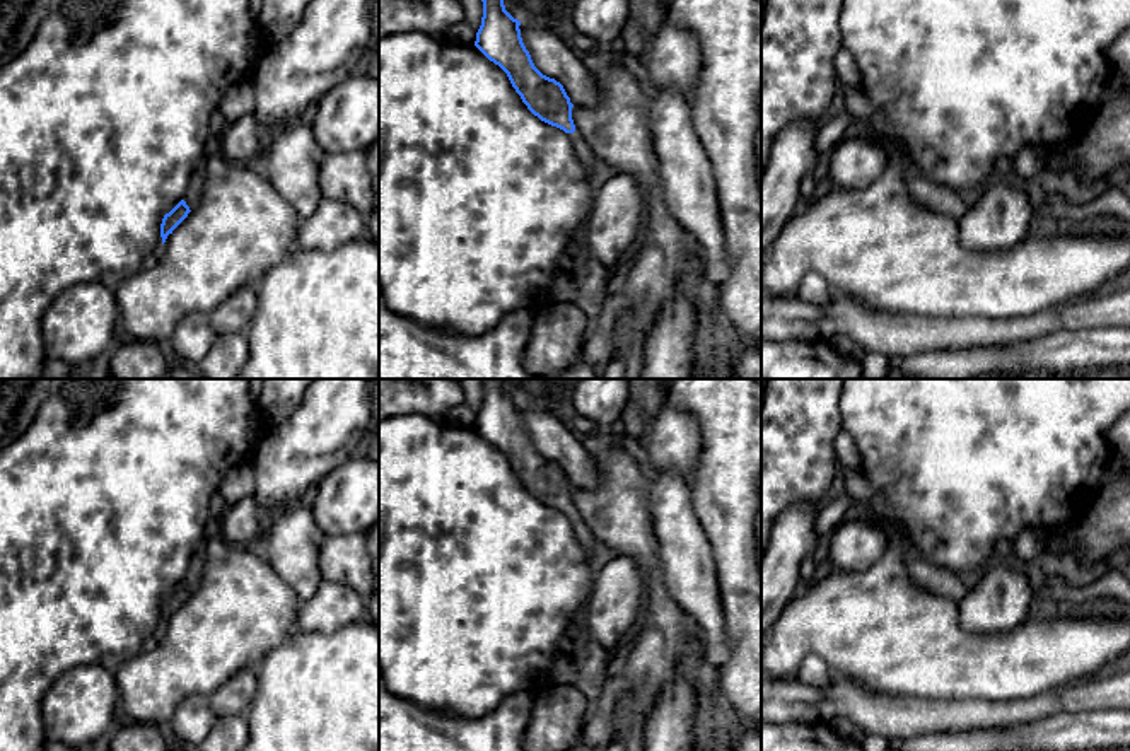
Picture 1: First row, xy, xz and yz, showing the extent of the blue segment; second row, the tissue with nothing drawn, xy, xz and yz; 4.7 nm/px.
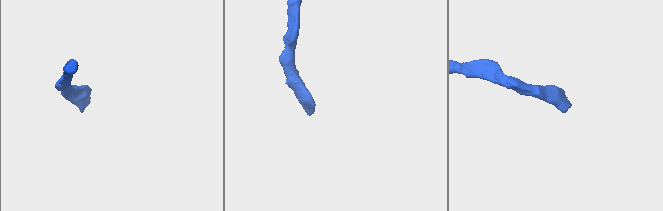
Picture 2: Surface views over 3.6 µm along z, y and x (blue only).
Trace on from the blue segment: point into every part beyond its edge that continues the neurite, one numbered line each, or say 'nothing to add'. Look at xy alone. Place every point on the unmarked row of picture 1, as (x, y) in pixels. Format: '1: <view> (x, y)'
1: xy (193, 576)

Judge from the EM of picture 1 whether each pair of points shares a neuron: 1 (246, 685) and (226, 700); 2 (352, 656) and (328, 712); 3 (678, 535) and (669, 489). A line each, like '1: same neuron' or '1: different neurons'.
1: same neuron
2: same neuron
3: same neuron

